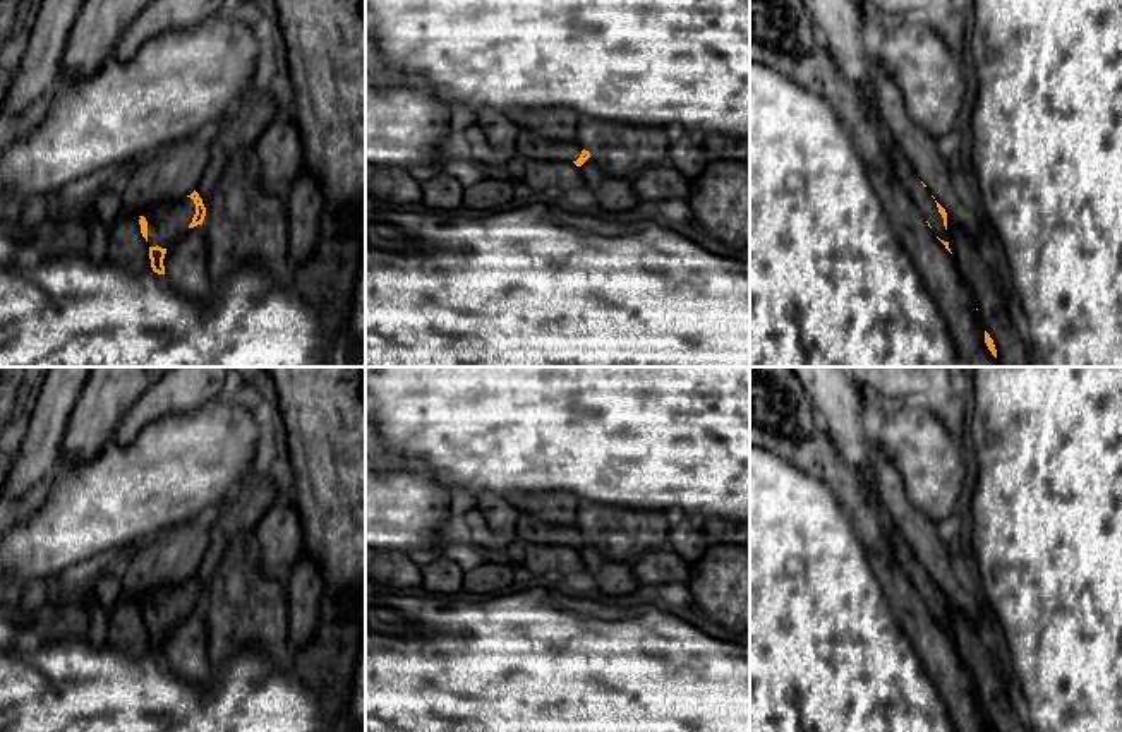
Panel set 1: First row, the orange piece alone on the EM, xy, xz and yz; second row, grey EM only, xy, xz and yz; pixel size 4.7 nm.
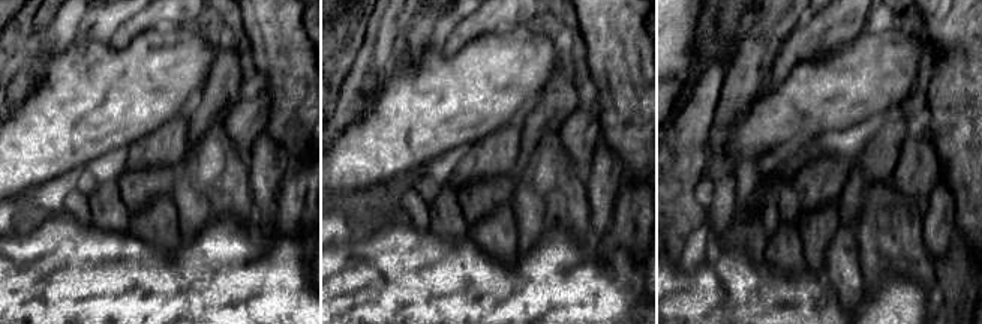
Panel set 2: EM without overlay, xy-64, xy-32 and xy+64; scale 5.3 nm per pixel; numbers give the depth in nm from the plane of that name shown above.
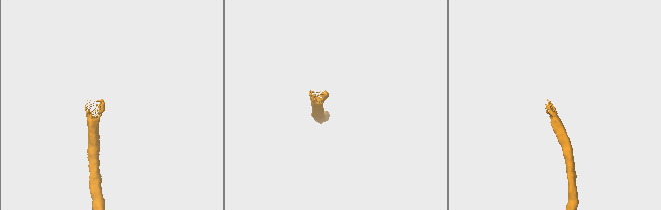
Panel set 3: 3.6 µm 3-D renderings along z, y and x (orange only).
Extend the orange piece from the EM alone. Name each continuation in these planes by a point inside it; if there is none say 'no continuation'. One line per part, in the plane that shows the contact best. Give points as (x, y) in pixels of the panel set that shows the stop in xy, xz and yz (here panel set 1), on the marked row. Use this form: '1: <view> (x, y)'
1: xy (167, 222)

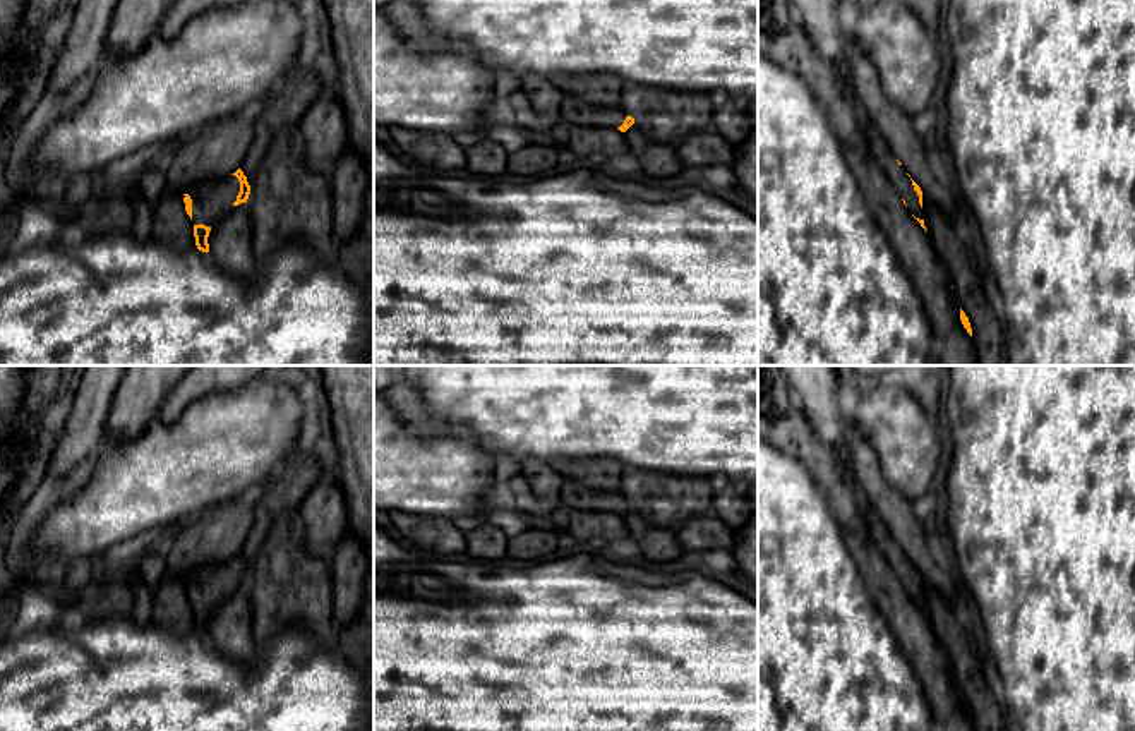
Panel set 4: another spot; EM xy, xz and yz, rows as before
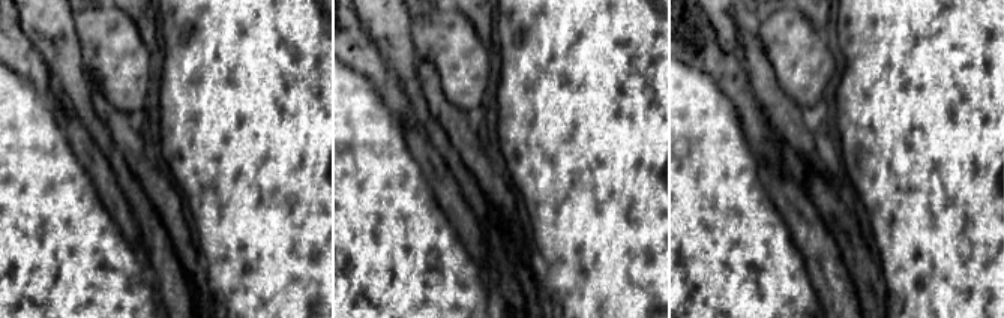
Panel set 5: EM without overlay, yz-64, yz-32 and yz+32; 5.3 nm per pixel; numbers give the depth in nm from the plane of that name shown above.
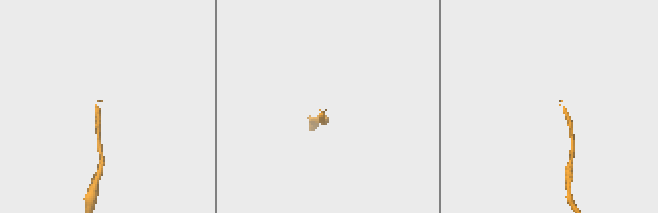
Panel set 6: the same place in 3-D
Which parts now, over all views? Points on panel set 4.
1: xy (211, 199)

